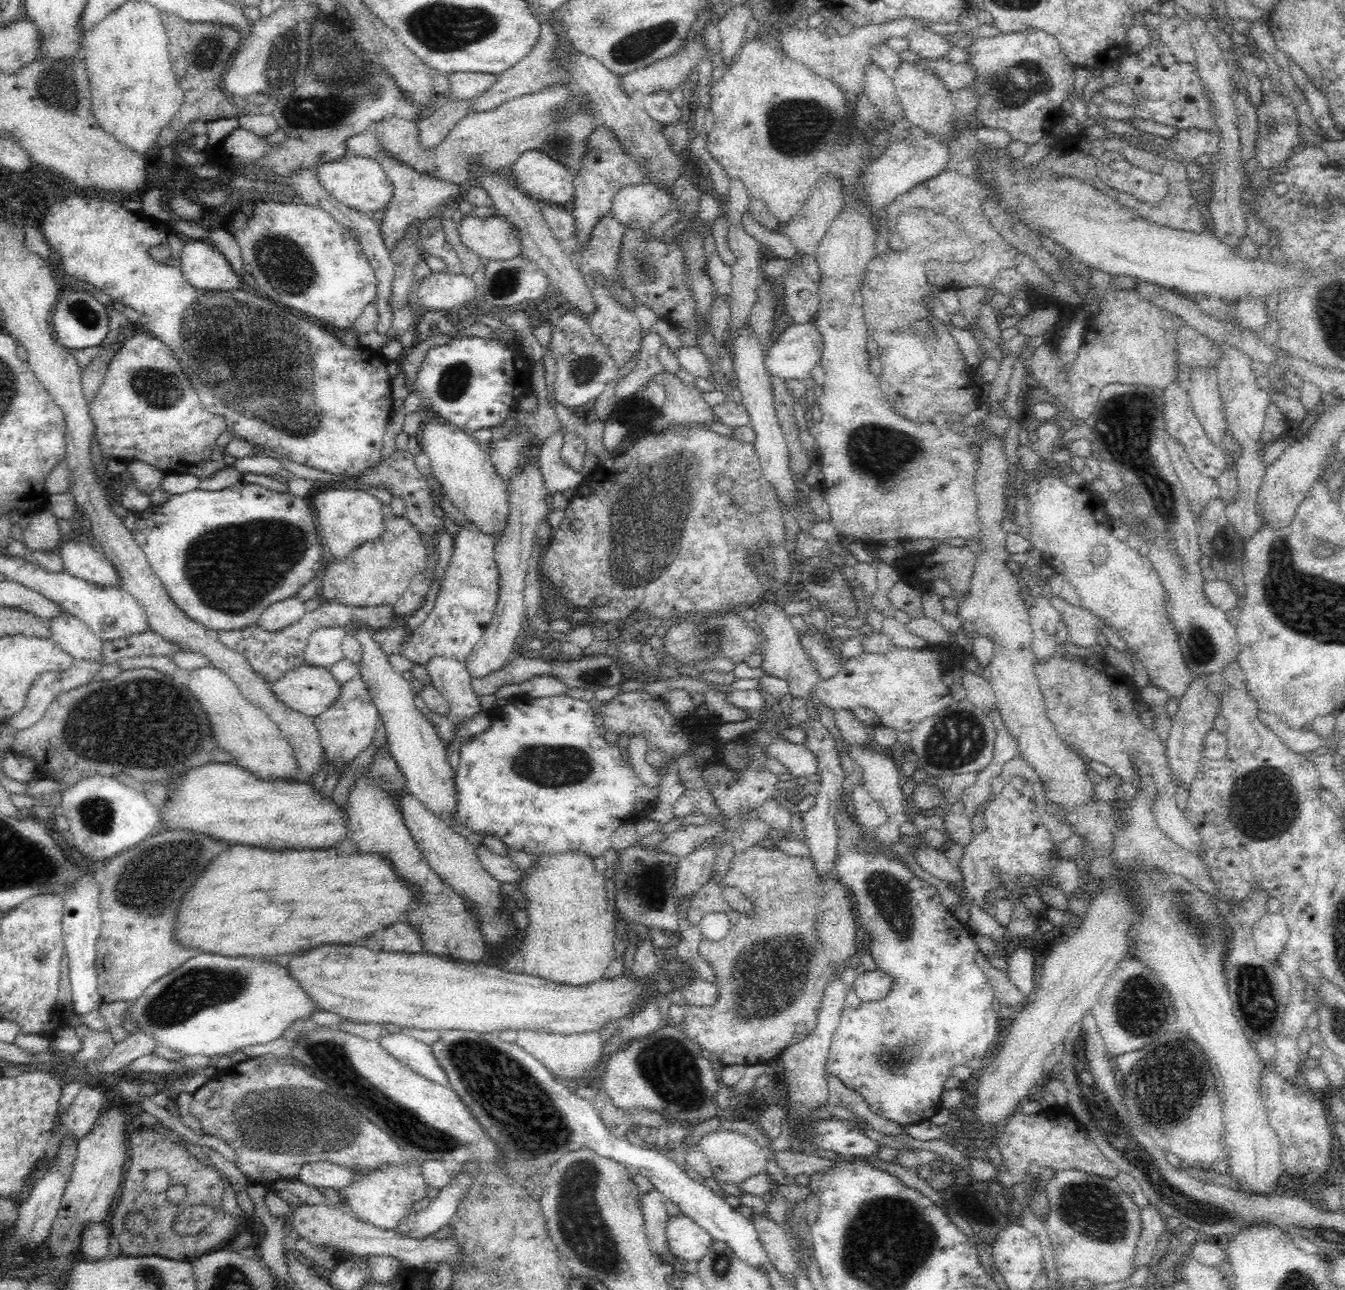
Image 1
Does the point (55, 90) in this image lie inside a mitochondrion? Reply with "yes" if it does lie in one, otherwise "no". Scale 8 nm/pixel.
yes

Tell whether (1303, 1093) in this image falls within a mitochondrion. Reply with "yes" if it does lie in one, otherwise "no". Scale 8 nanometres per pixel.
no

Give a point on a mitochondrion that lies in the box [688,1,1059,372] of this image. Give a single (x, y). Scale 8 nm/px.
(794, 130)

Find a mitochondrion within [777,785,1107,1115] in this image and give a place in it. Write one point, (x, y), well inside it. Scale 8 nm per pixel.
(891, 899)

